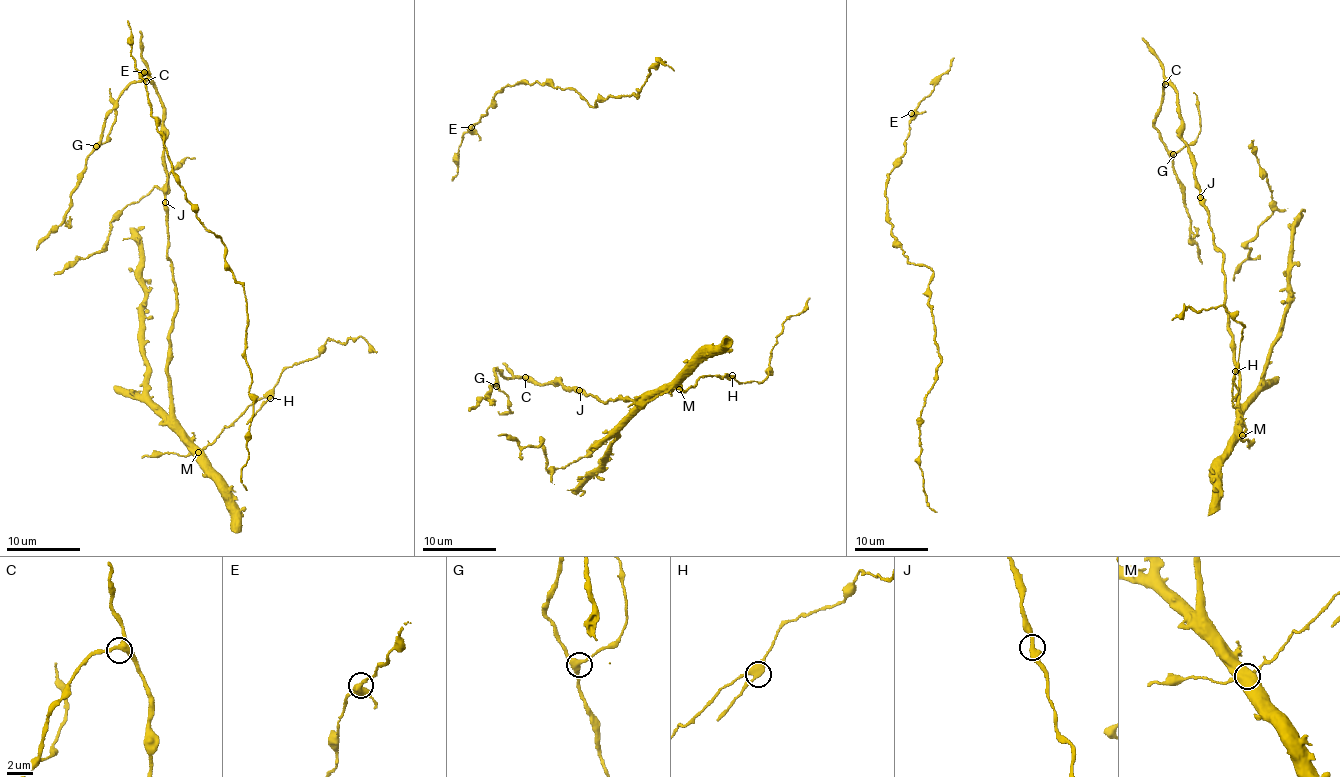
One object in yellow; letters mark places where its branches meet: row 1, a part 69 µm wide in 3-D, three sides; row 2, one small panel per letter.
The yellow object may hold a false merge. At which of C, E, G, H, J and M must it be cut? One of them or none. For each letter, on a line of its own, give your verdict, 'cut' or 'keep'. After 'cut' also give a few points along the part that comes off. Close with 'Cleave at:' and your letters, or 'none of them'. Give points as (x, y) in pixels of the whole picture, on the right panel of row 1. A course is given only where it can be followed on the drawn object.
C: keep
E: keep
G: keep
H: cut | (1235, 372), (1234, 401)
J: keep
M: keep
Cleave at: H

